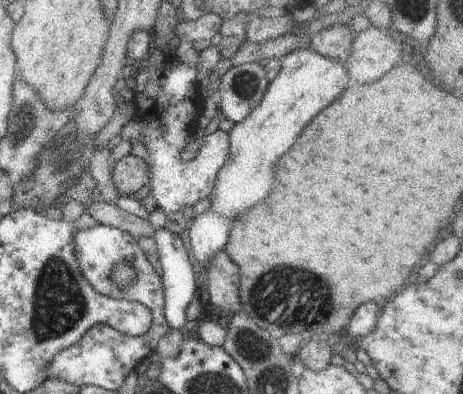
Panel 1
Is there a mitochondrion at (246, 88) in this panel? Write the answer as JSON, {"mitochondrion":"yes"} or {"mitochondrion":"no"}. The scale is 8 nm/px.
{"mitochondrion":"yes"}

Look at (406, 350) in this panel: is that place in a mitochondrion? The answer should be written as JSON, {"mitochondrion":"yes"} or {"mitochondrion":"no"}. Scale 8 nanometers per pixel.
{"mitochondrion":"no"}

